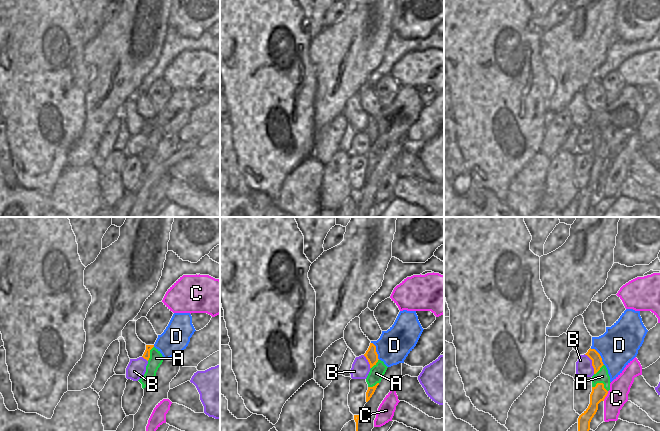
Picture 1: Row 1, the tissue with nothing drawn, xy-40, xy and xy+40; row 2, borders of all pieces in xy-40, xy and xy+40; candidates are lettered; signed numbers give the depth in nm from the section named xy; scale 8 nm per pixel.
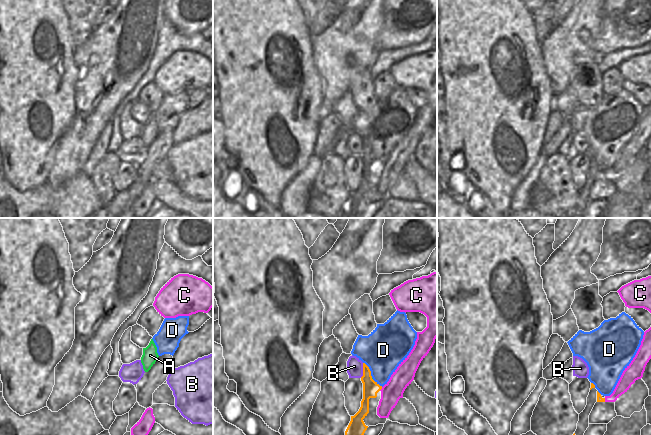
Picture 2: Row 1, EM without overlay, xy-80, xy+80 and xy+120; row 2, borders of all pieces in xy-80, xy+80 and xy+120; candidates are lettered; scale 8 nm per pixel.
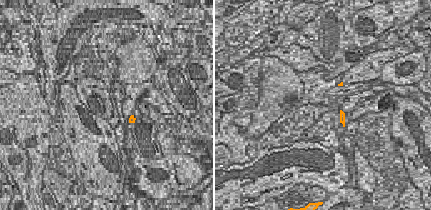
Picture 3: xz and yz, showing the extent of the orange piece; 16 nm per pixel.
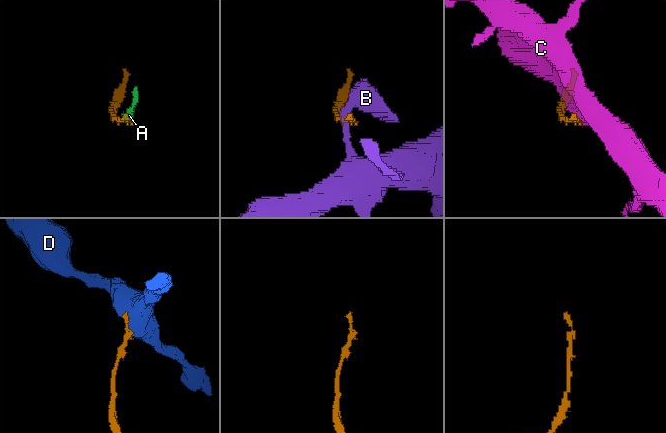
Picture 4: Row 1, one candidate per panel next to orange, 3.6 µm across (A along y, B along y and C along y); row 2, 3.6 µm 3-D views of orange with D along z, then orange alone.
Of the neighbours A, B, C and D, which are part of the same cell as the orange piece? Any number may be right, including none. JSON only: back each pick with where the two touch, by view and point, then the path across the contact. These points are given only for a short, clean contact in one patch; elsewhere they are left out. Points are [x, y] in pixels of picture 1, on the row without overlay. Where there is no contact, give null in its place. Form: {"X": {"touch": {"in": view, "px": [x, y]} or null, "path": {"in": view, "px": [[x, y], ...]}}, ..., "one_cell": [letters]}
{"A": {"touch": {"in": "xy+40", "px": [601, 159]}, "path": {"in": "xy+40", "px": [[598, 170], [601, 159], [602, 152]]}}, "one_cell": ["A"]}

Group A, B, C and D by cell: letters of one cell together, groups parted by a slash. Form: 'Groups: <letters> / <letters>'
Groups: A / B / C / D.

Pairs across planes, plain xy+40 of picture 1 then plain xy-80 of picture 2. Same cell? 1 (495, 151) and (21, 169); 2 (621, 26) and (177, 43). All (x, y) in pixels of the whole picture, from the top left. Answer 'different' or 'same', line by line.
1: same
2: different

